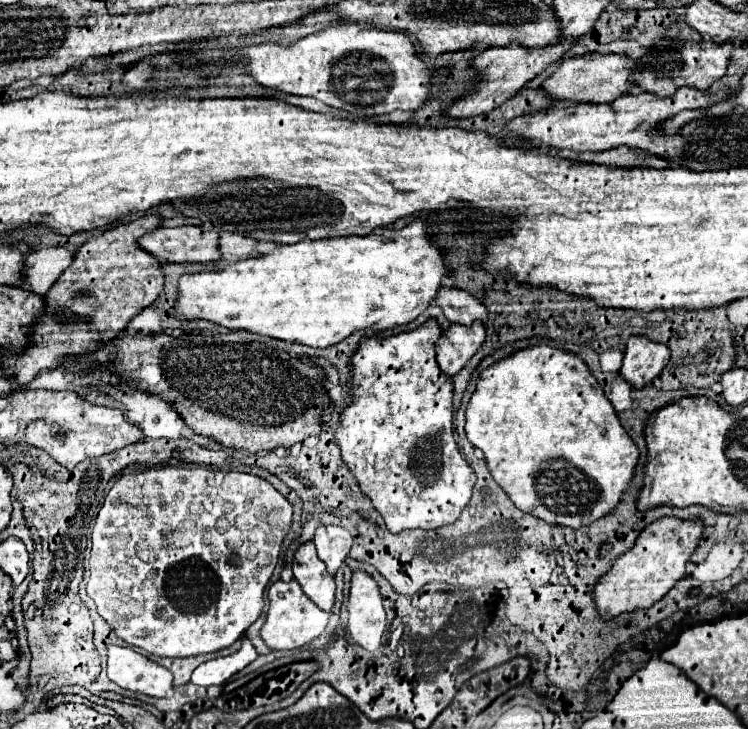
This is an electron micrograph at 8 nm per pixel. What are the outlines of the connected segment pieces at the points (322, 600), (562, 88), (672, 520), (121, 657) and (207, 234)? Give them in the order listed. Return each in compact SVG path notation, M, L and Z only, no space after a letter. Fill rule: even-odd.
M304 543L298 547L294 561L294 579L300 583L302 591L324 611L332 611L334 607L334 593L336 593L336 583L328 575L326 565L318 559L314 543Z
M586 53L582 57L562 57L556 71L544 79L542 89L558 99L558 101L594 101L594 103L608 103L610 99L616 99L618 95L626 93L630 87L630 71L634 71L636 61L618 55L618 53Z
M662 517L658 521L654 521L652 525L648 525L636 539L634 547L624 551L612 565L612 569L594 585L594 603L596 603L596 609L600 613L600 617L604 621L612 619L612 617L618 617L620 613L630 613L630 611L636 611L636 609L646 609L646 607L652 607L658 599L662 599L670 587L674 587L682 577L686 577L686 571L684 571L684 565L686 561L690 559L692 551L696 549L698 541L700 541L700 535L702 535L702 523L700 521L682 521L678 517Z
M108 647L108 677L124 689L150 697L172 693L172 673L130 647Z
M200 225L158 227L140 237L140 247L166 263L198 263L212 265L222 261L216 229Z

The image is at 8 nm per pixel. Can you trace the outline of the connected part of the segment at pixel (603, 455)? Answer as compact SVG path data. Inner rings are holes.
M548 345L516 351L482 371L466 411L466 435L484 451L488 471L518 509L550 525L582 529L618 507L630 489L638 447L622 429L618 415L608 407L602 409L602 393L604 389L578 355ZM552 461L566 461L568 467L550 467Z

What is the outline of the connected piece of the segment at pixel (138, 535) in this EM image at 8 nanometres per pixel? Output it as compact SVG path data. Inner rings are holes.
M164 467L164 469L150 469L136 475L122 475L114 487L108 491L104 505L96 517L96 525L92 531L92 557L90 557L90 577L86 591L94 599L100 617L106 619L106 623L116 631L120 639L124 639L128 645L140 647L146 653L160 655L160 657L192 657L200 653L214 653L218 649L230 647L244 631L258 619L258 615L264 609L264 589L272 577L272 571L276 567L282 541L290 533L292 527L292 503L278 493L266 479L250 475L250 473L238 473L238 471L212 471L204 467L186 469L186 467ZM228 555L242 555L242 567L228 563Z

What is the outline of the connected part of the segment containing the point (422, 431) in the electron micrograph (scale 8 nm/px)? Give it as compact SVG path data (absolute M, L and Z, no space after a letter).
M428 319L414 331L386 339L362 339L352 357L352 397L354 403L340 415L336 441L344 463L356 475L362 491L372 499L392 533L404 529L438 529L454 523L470 501L476 475L462 457L452 427L452 379L442 375L436 361L436 341L442 329L436 319Z

